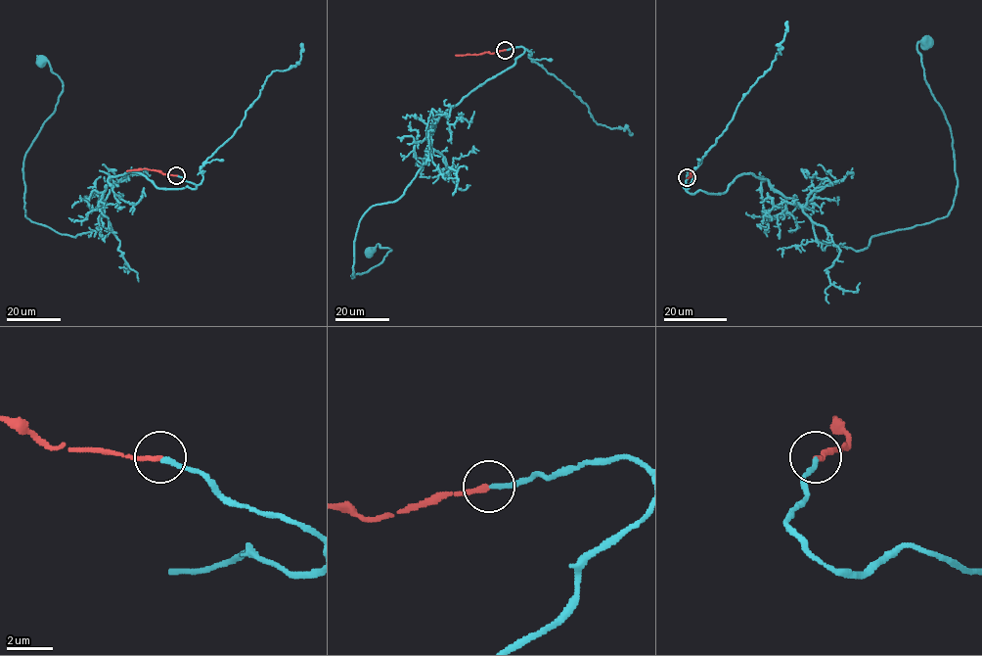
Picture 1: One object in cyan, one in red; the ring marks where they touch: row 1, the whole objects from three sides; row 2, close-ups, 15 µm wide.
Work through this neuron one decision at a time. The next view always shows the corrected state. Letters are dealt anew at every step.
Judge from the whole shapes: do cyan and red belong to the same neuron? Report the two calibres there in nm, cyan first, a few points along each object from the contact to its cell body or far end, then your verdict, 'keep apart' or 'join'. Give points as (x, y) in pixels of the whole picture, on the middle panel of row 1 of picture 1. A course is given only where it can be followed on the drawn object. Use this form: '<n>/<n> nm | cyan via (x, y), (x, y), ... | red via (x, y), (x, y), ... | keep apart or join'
220/240 nm | cyan via (506, 49), (524, 51), (439, 117), (401, 196), (362, 217), (352, 278), (391, 250), (372, 252) | red via (505, 49), (456, 56) | join

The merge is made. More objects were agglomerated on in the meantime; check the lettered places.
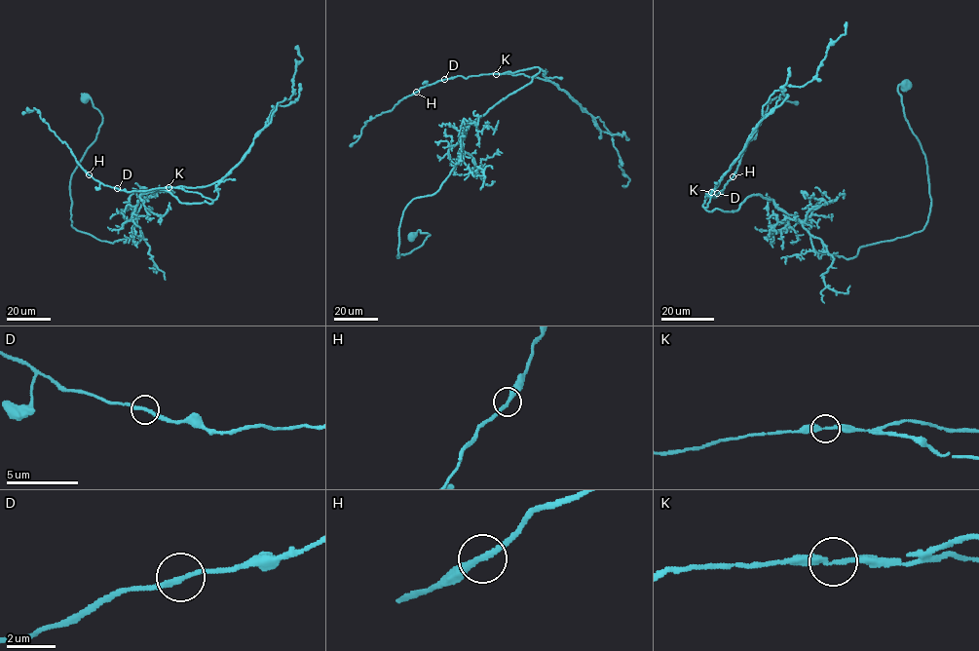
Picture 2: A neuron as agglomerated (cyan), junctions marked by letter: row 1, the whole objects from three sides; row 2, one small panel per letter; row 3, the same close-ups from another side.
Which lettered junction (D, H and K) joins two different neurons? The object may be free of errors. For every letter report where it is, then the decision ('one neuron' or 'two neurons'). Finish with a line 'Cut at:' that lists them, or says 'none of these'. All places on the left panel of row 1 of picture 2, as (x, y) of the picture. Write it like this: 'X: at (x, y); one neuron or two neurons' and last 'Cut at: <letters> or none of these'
D: at (117, 188); one neuron
H: at (89, 174); one neuron
K: at (169, 187); two neurons
Cut at: K

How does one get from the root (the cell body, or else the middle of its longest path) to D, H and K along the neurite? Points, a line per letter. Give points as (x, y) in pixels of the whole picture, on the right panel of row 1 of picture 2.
D: (906, 87), (931, 201), (922, 230), (846, 258), (814, 251), (803, 223), (760, 194), (707, 210), (717, 193)
H: (906, 87), (931, 201), (922, 230), (847, 258), (822, 254), (760, 194), (707, 210), (708, 194), (733, 176)
K: (906, 87), (931, 201), (922, 230), (846, 258), (814, 251), (771, 199), (707, 210), (711, 192)

